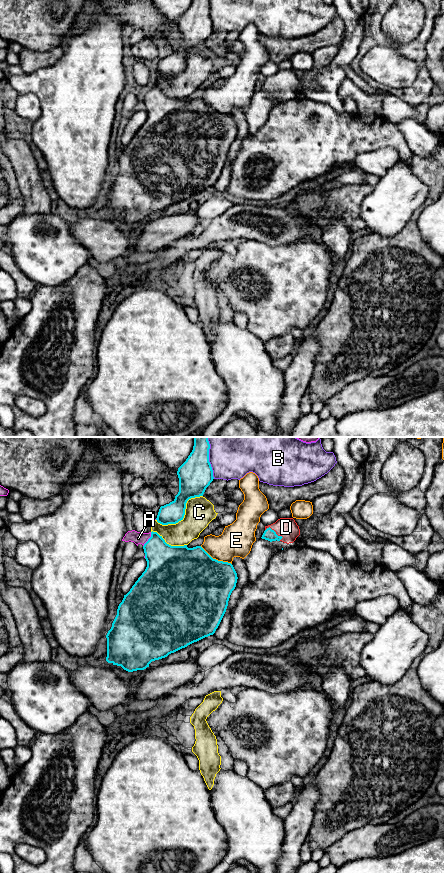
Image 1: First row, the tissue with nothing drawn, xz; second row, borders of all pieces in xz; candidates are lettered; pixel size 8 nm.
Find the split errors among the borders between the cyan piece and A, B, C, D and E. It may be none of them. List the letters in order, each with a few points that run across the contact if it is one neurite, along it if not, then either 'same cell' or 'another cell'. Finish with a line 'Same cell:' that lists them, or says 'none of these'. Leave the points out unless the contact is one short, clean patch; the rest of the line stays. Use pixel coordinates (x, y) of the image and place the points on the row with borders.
A: another cell
B: another cell
C: another cell
D: line xz (269, 534), (274, 531), (280, 531), (286, 527); same cell
E: another cell
Same cell: D

